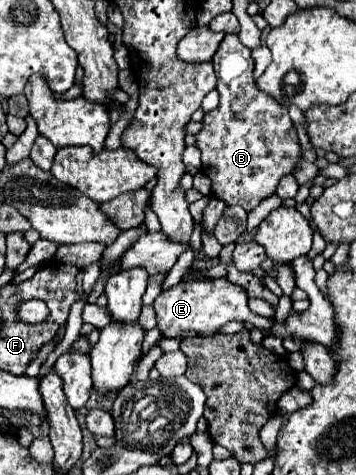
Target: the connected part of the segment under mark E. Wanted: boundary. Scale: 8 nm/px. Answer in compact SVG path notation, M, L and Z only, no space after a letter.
M215 278L215 280L201 280L201 282L179 282L177 286L161 292L155 302L155 316L157 316L157 330L165 338L179 338L183 332L197 332L199 336L213 336L219 332L221 326L227 322L249 322L257 328L265 326L269 322L267 318L257 316L247 306L247 294L241 286L231 284L227 278Z

